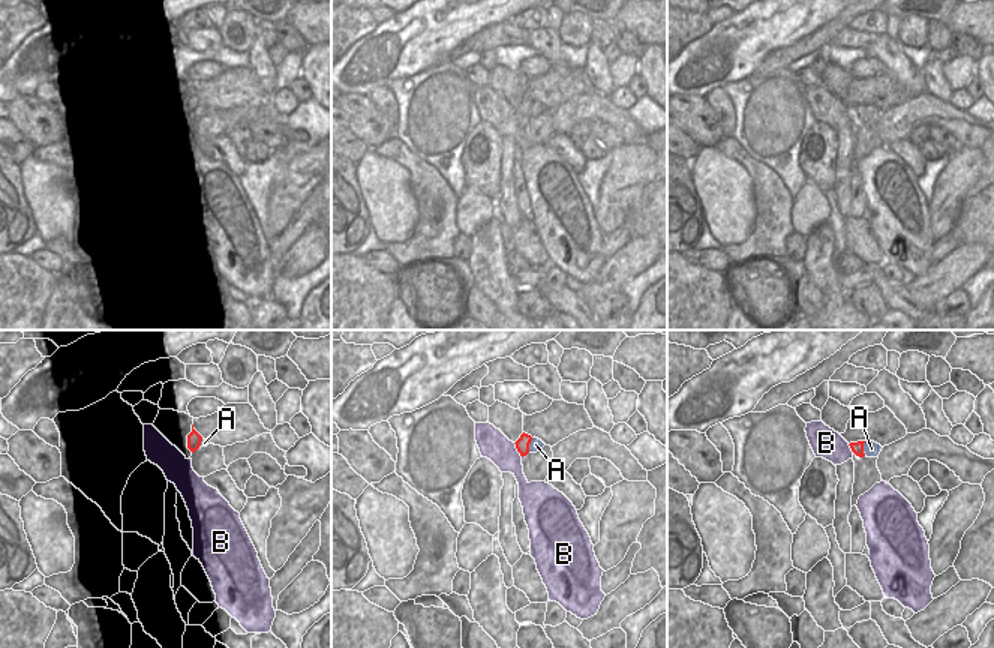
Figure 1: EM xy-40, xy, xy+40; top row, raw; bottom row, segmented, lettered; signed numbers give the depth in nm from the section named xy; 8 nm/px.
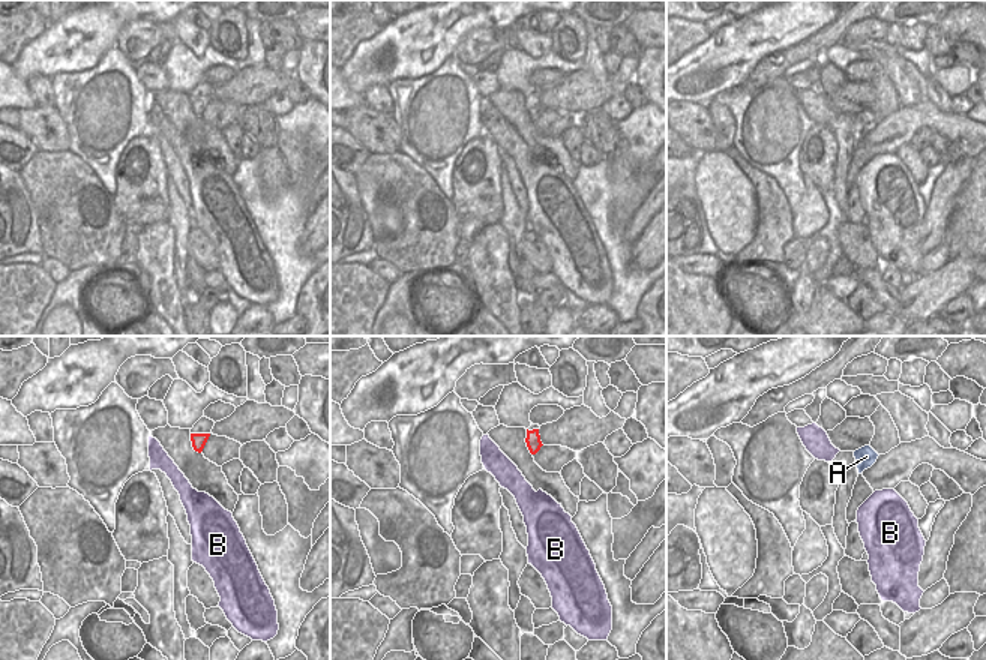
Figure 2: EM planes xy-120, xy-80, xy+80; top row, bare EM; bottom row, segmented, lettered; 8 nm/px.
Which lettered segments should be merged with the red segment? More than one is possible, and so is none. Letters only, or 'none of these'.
A

